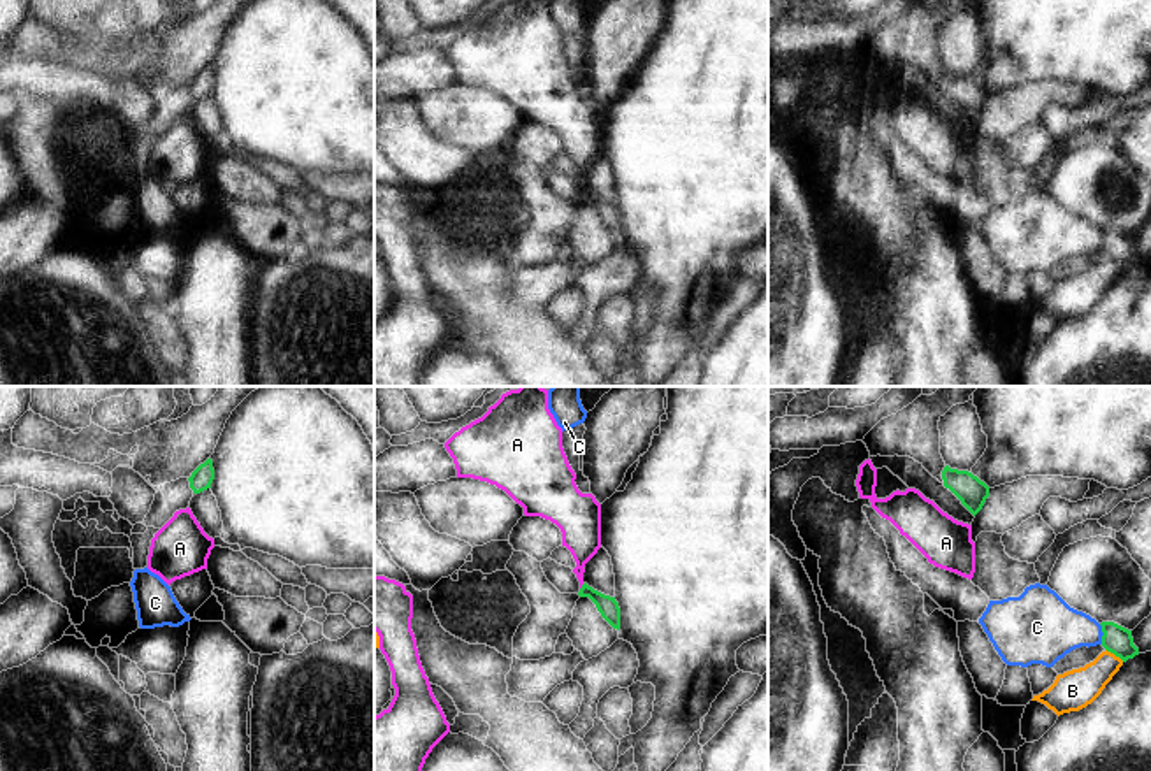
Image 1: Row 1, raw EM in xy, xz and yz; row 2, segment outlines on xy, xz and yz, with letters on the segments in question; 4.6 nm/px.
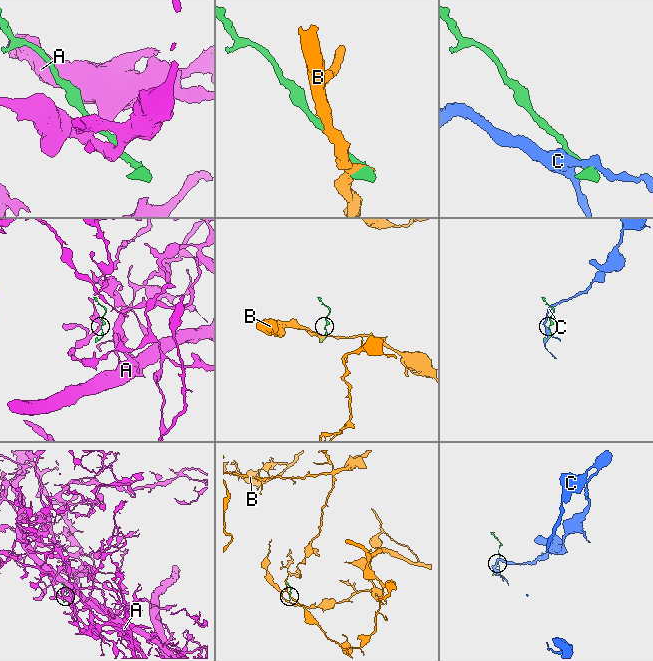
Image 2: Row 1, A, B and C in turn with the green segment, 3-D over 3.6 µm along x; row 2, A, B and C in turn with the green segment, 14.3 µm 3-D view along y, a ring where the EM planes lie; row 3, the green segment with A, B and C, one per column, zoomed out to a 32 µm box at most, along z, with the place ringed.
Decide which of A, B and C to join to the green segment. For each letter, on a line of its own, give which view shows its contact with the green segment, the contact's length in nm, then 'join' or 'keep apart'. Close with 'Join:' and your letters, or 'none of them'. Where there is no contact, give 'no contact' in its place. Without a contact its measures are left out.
A: meets green in xz; contact 40 nm long; keep apart
B: meets green in yz; contact 110 nm long; keep apart
C: meets green in yz; contact 100 nm long; keep apart
Join: none of them

